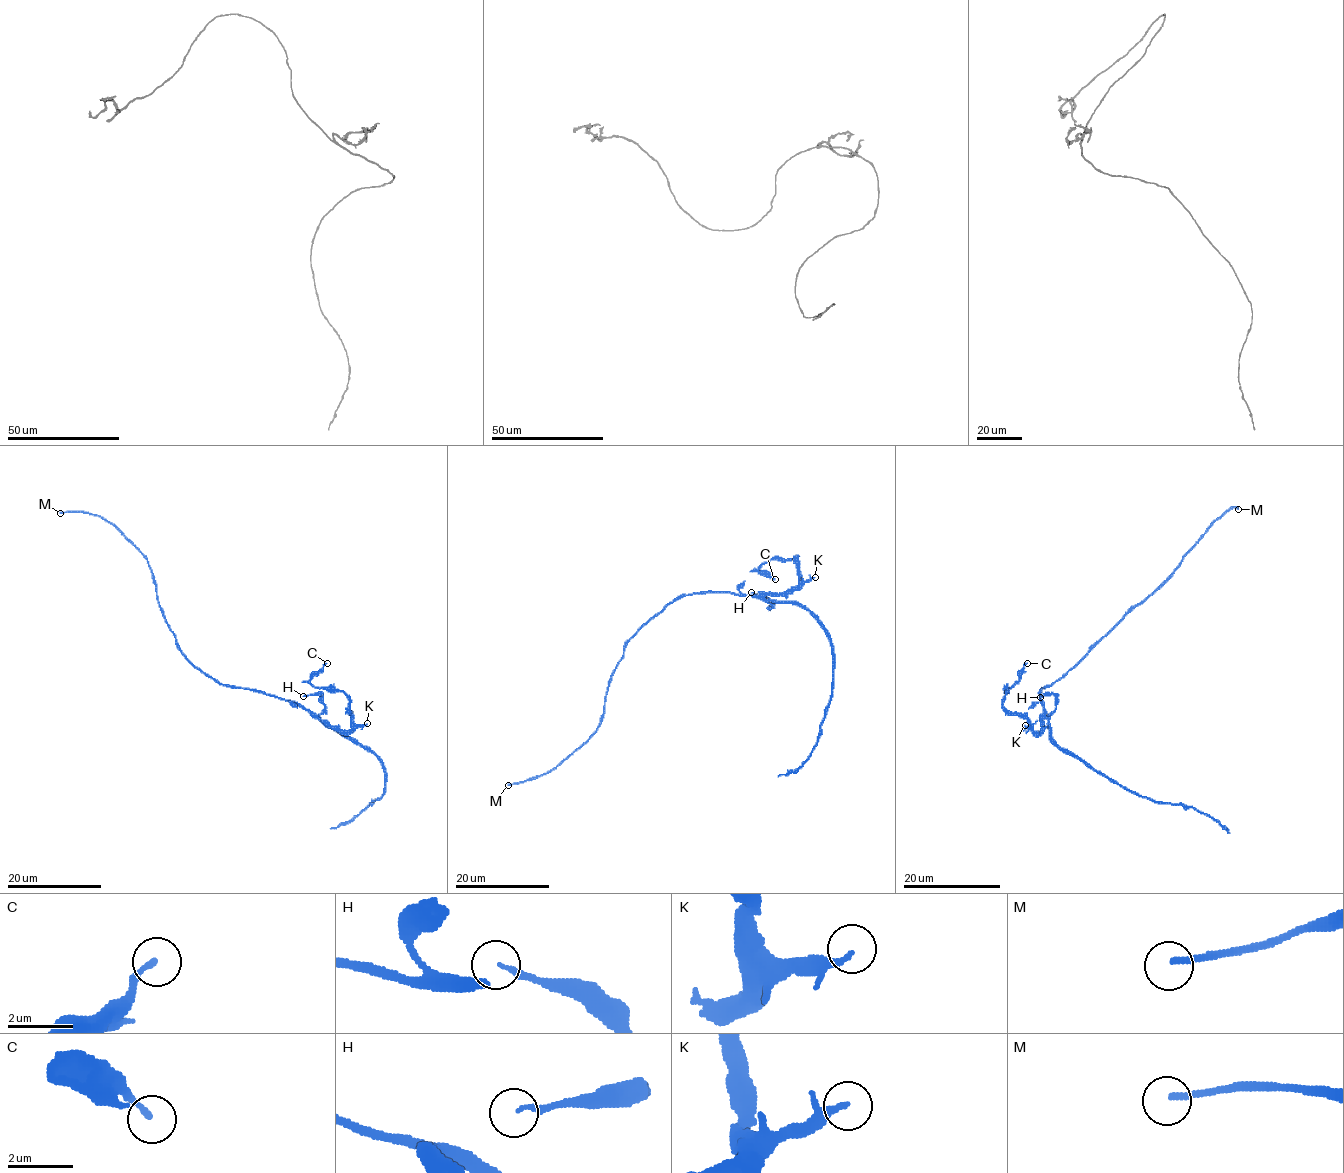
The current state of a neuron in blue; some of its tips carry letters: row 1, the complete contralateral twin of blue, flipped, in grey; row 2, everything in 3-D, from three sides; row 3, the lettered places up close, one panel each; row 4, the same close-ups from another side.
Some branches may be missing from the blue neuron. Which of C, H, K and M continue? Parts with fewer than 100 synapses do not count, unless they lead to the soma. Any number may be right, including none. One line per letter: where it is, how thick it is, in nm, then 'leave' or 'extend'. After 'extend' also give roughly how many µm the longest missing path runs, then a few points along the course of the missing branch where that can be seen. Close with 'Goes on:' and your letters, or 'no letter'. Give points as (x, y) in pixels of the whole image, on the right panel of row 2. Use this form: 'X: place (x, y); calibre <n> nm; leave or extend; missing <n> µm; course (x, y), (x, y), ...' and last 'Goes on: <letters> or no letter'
C: place (1027, 663); calibre 170 nm; leave
H: place (1040, 697); calibre 150 nm; leave
K: place (1025, 725); calibre 220 nm; leave
M: place (1238, 509); calibre 160 nm; extend; missing 130 µm; course (1238, 509), (1186, 589), (1114, 662), (1076, 714), (1057, 755), (1059, 745), (1045, 744), (1057, 764), (1050, 793)
Goes on: M

